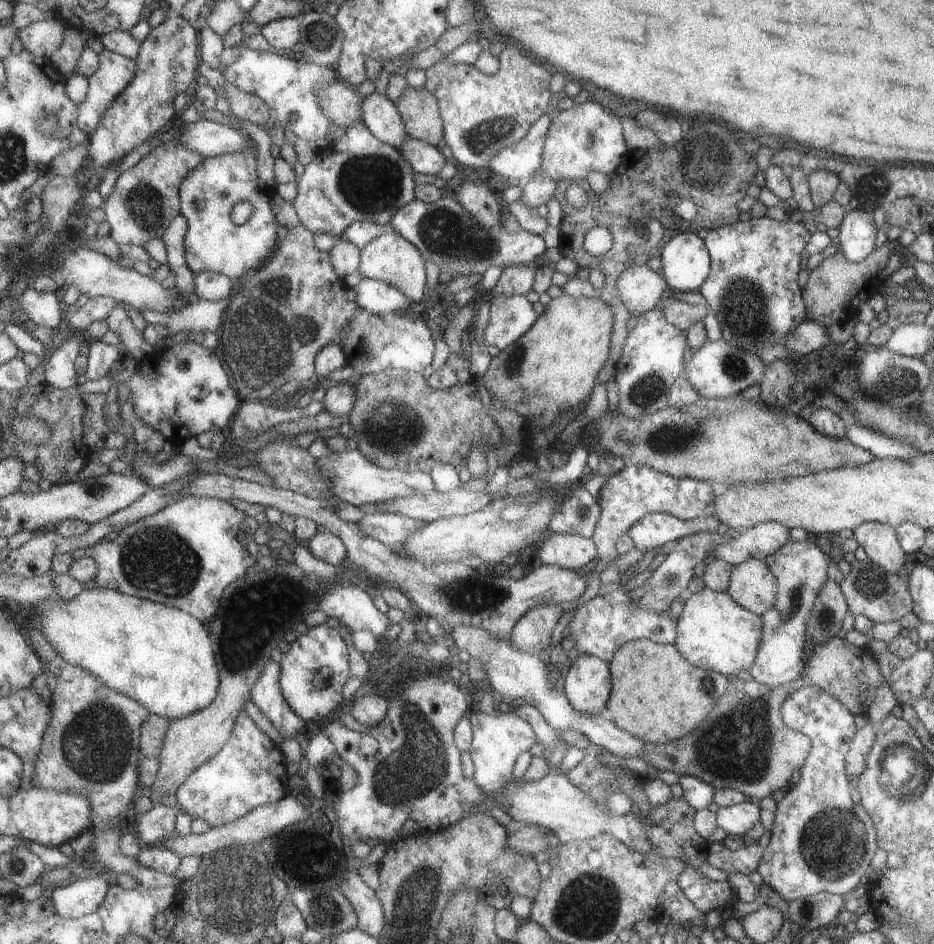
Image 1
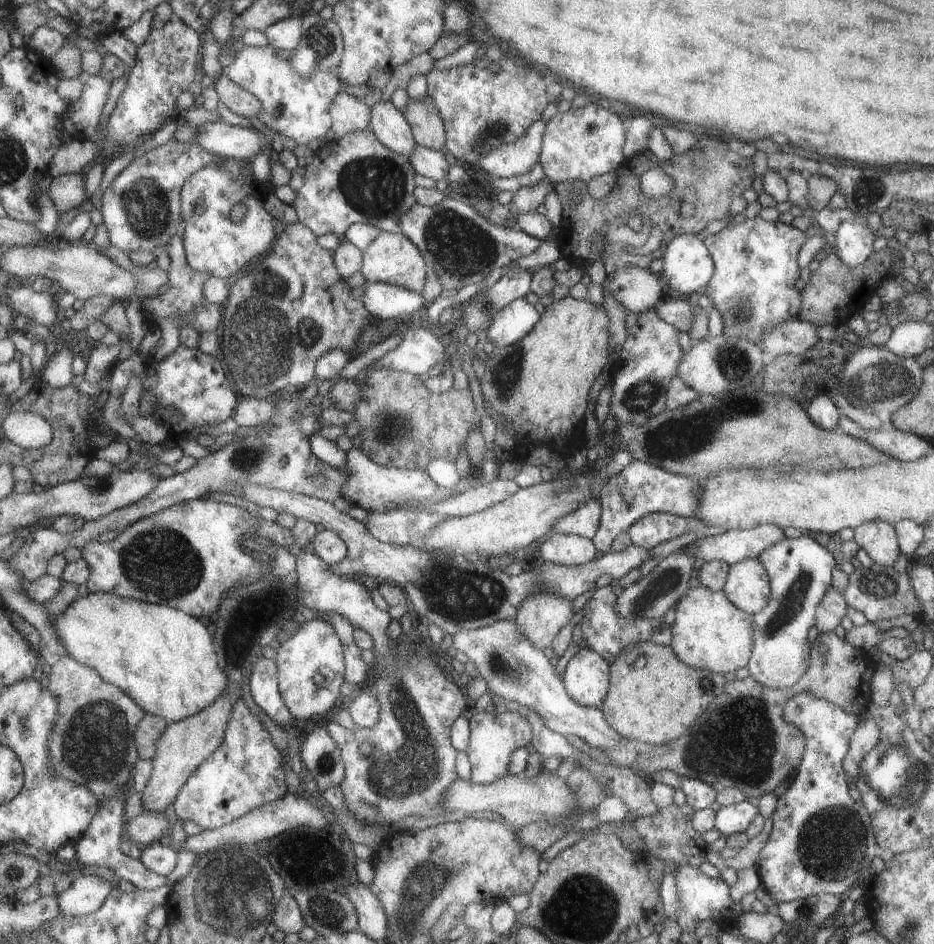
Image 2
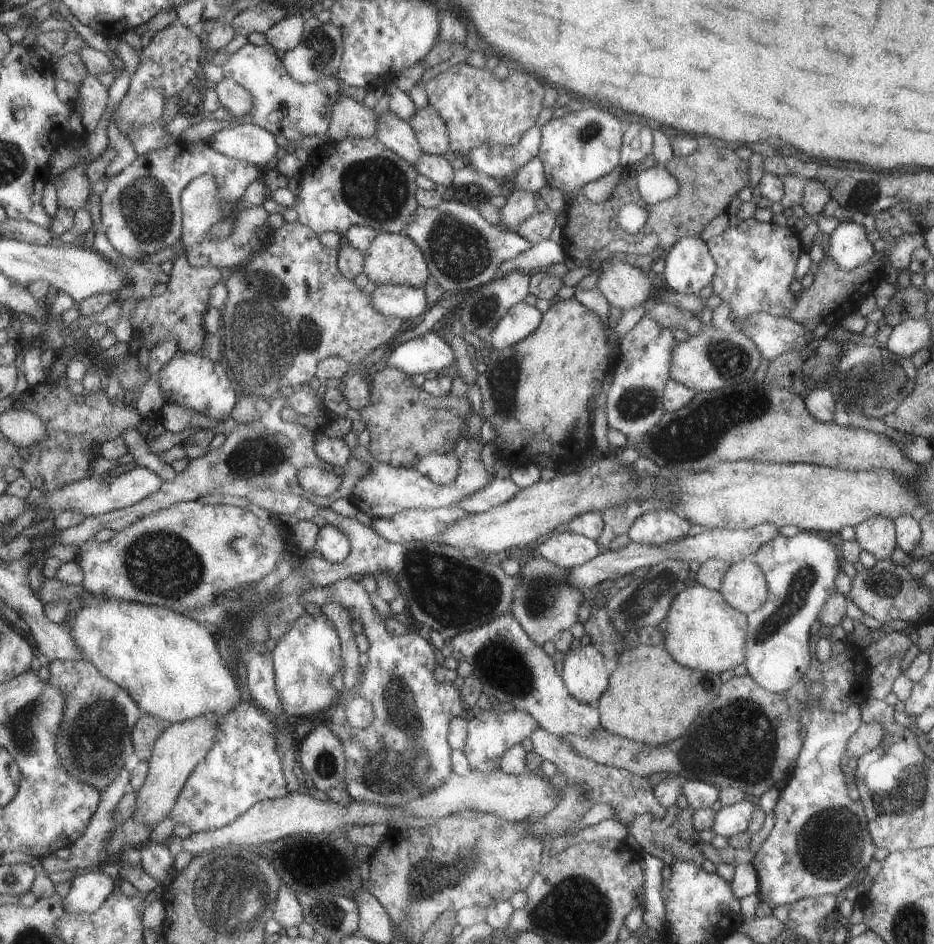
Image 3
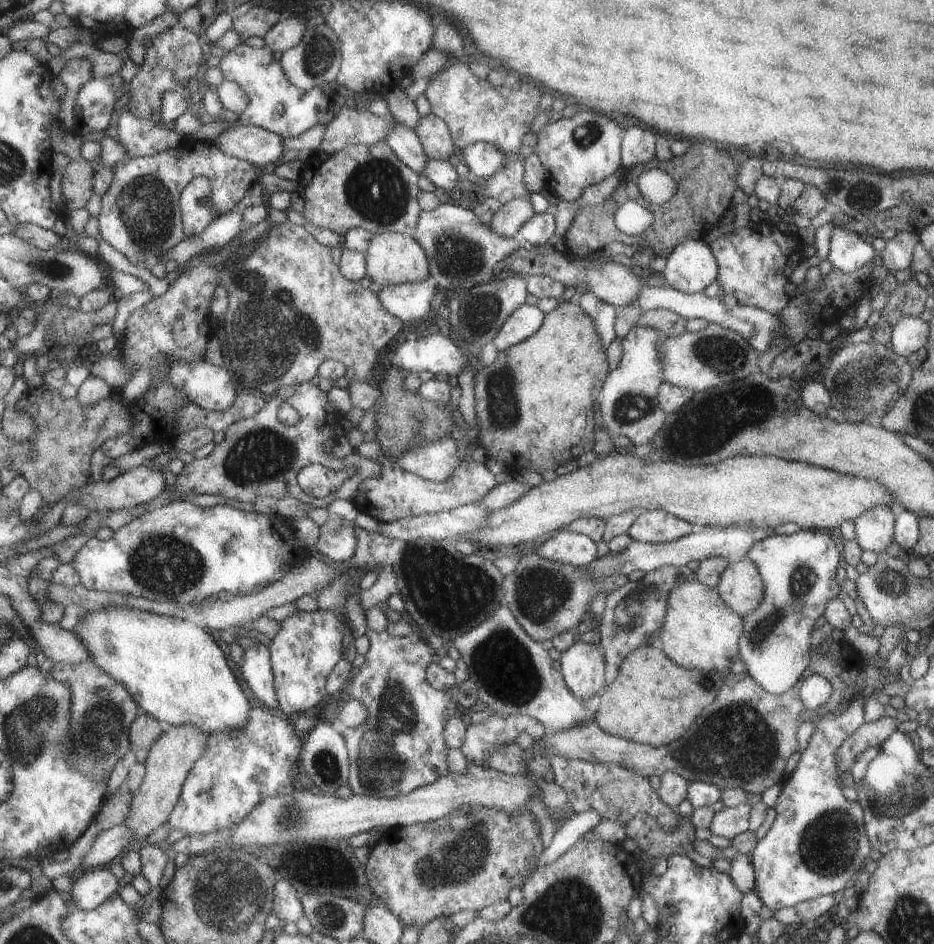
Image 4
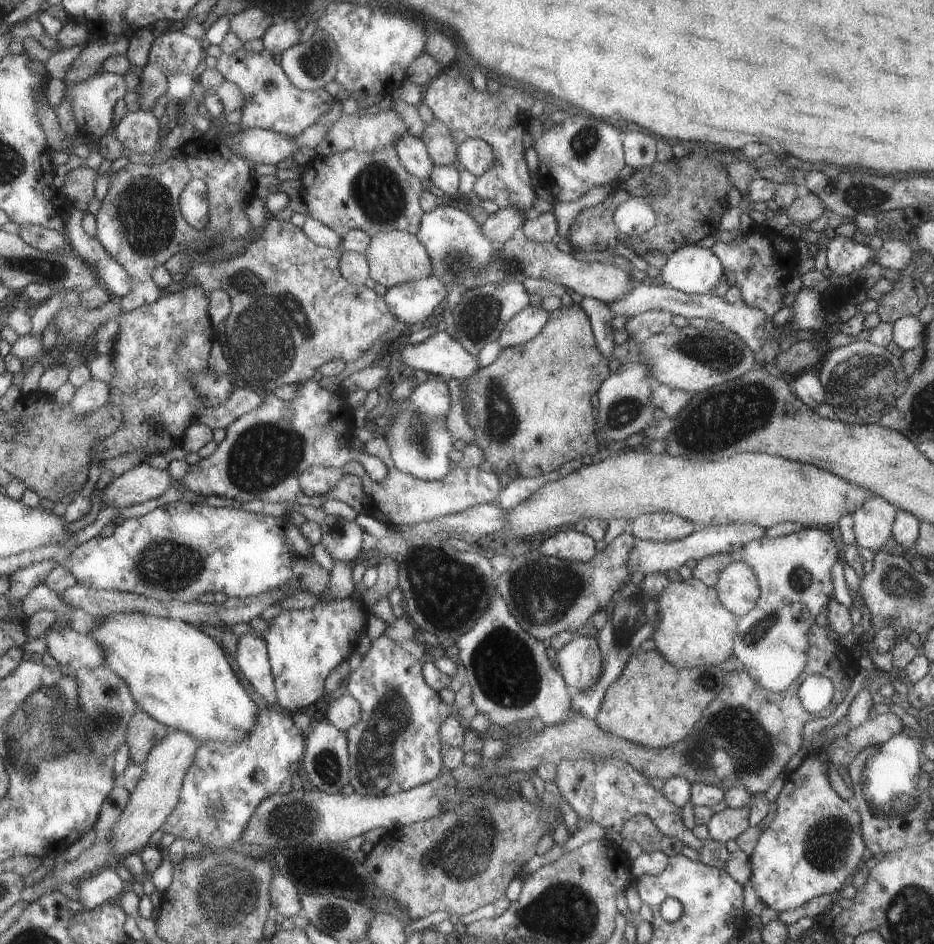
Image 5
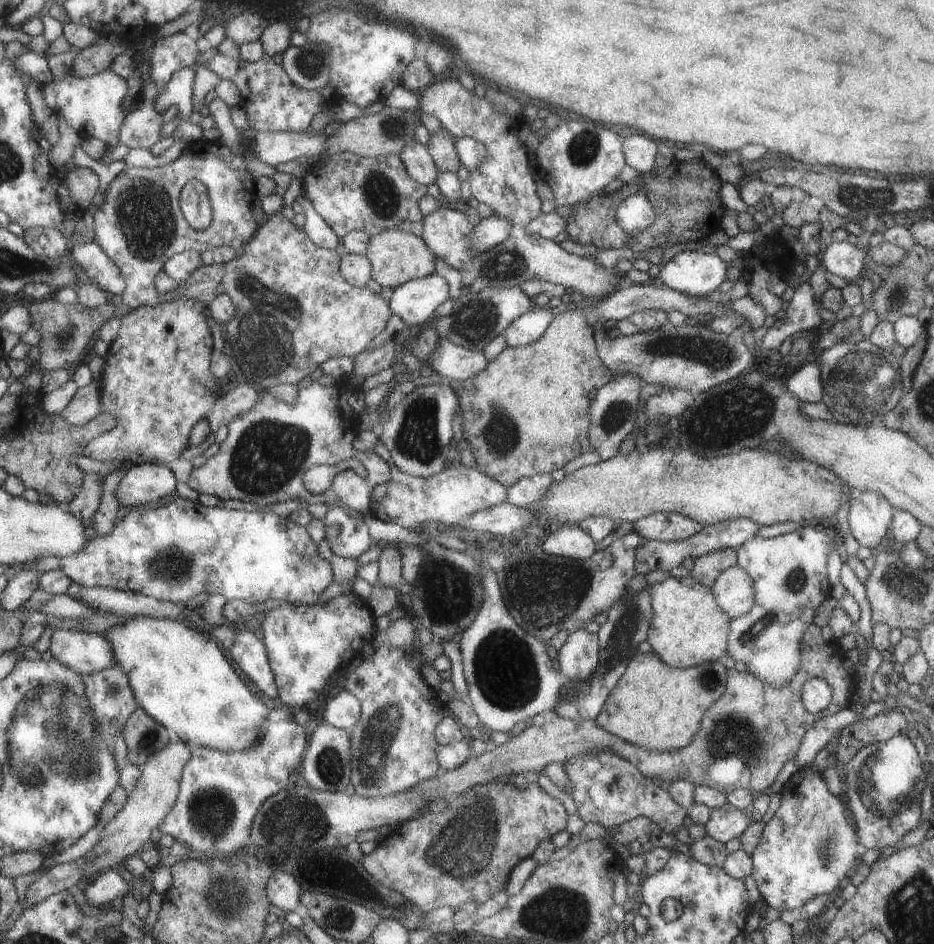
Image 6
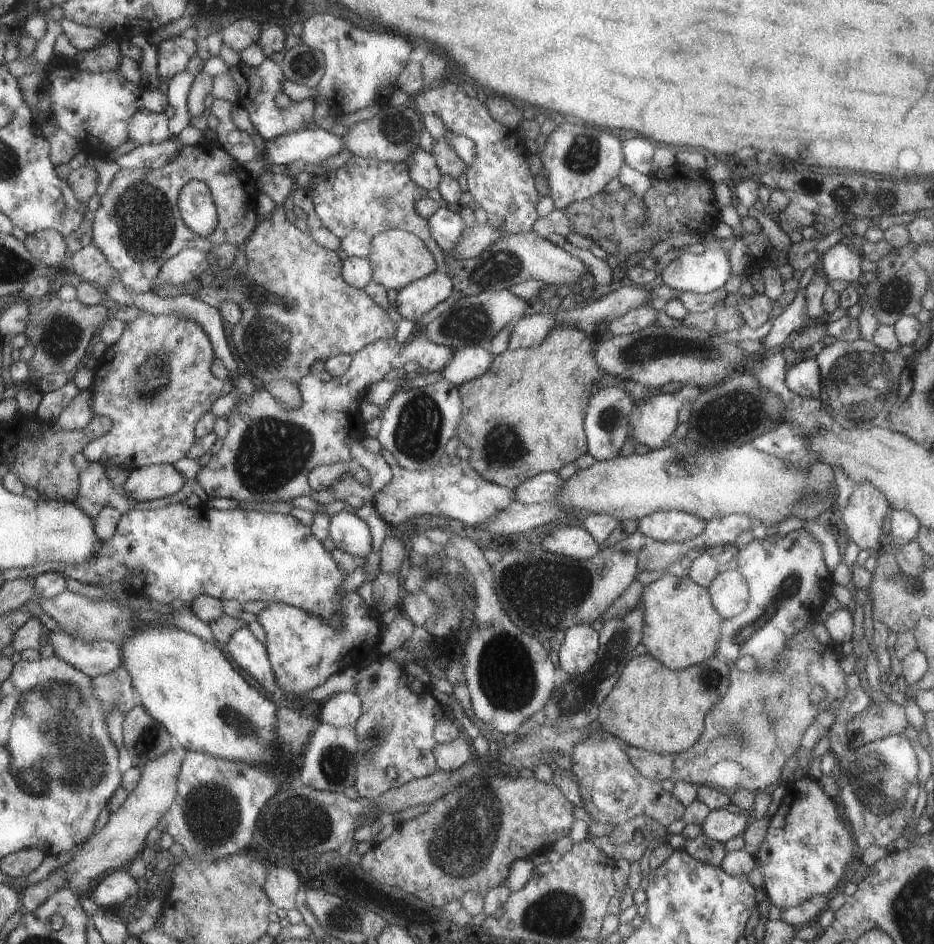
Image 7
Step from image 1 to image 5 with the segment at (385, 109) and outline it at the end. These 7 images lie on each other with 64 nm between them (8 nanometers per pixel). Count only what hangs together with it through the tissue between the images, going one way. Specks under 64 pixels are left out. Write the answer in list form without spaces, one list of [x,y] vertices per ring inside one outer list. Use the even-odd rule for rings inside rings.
[[[406,133],[398,139],[395,147],[399,150],[402,162],[407,169],[422,180],[431,176],[436,166],[426,141],[414,133]]]

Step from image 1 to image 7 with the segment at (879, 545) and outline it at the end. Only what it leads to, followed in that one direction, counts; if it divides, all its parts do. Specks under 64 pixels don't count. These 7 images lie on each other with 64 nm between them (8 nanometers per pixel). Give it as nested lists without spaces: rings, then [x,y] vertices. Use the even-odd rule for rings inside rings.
[[[870,483],[853,484],[852,492],[848,505],[842,513],[836,513],[836,523],[841,529],[843,538],[857,544],[861,550],[880,549],[880,536],[886,531],[889,514],[892,510],[886,497]]]

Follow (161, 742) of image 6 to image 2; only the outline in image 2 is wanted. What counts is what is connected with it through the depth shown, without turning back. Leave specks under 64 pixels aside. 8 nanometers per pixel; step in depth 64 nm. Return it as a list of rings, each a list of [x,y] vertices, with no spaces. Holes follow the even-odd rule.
[[[146,713],[145,720],[137,728],[137,745],[142,759],[156,758],[158,745],[170,725],[166,718]]]

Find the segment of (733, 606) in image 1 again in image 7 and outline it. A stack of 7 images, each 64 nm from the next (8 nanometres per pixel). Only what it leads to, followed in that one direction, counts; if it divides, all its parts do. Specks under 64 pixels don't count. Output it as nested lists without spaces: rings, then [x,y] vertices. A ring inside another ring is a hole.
[[[664,573],[659,580],[642,589],[643,637],[646,650],[668,668],[688,668],[716,654],[721,622],[726,619],[715,610],[707,588],[687,577]]]

